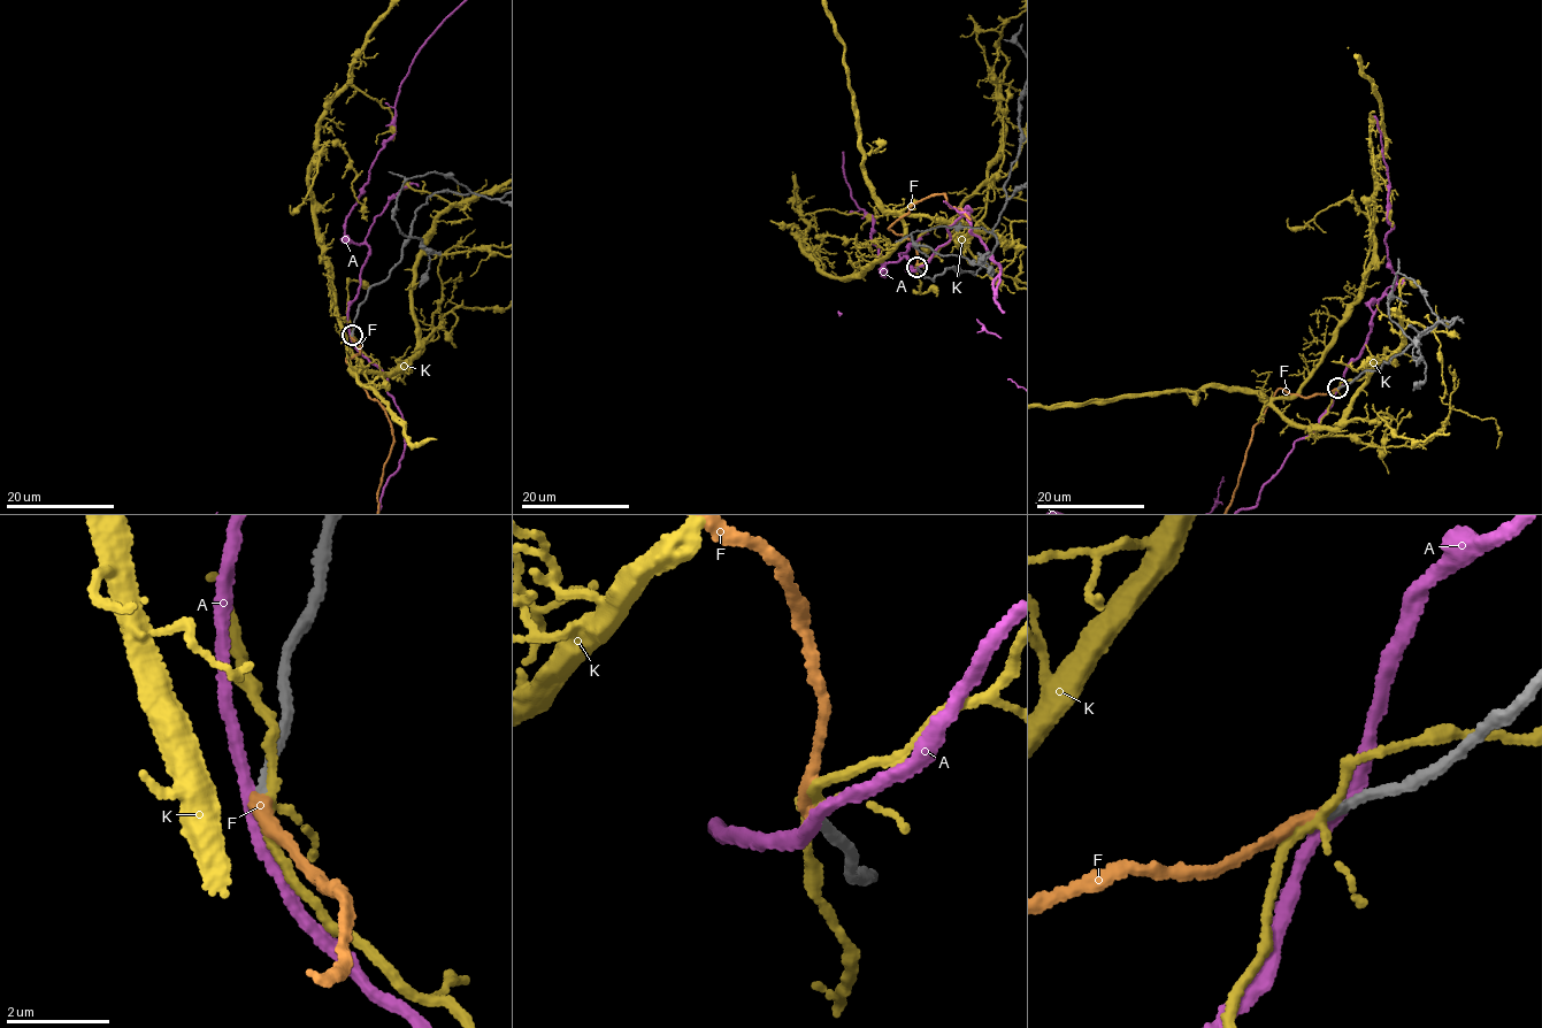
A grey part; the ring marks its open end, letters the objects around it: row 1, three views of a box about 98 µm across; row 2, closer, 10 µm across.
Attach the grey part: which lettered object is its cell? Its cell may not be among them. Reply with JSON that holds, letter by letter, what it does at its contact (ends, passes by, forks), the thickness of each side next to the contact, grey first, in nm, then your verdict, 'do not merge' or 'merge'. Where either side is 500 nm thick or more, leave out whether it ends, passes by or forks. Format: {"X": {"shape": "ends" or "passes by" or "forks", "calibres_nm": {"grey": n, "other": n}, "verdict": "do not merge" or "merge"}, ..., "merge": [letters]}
{"A": {"shape": "passes by", "calibres_nm": {"grey": 220, "other": 240}, "verdict": "do not merge"}, "F": {"shape": "ends", "calibres_nm": {"grey": 200, "other": 240}, "verdict": "merge"}, "K": {"shape": "forks", "calibres_nm": {"grey": 200, "other": 150}, "verdict": "do not merge"}, "merge": ["F"]}

